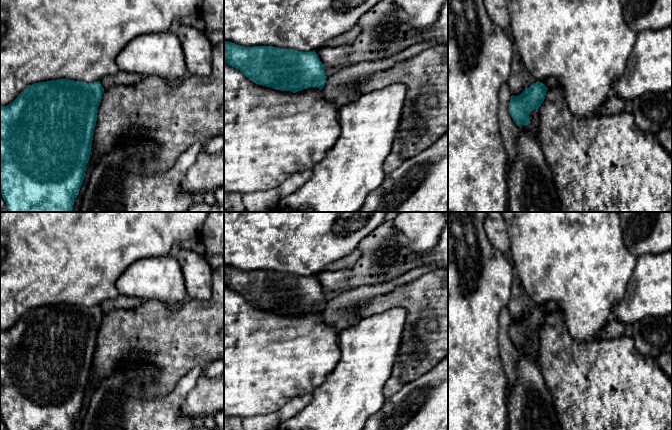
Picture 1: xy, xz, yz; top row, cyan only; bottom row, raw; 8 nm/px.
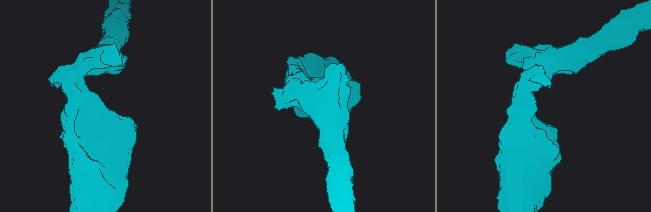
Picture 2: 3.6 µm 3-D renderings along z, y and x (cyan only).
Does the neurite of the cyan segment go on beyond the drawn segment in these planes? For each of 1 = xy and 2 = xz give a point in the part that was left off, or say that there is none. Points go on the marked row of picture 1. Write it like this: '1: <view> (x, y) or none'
1: none
2: none

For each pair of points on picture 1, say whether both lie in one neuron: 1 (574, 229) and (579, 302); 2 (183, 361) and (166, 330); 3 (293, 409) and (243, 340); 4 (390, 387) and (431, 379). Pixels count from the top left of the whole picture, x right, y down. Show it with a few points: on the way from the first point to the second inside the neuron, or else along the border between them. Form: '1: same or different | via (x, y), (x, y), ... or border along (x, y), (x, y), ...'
1: same | via (574, 247), (574, 255), (579, 261), (579, 284)
2: same | via (175, 353), (174, 343), (169, 338)
3: different | border along (310, 393), (304, 393), (292, 398), (277, 412)
4: different | border along (404, 384), (386, 399)

